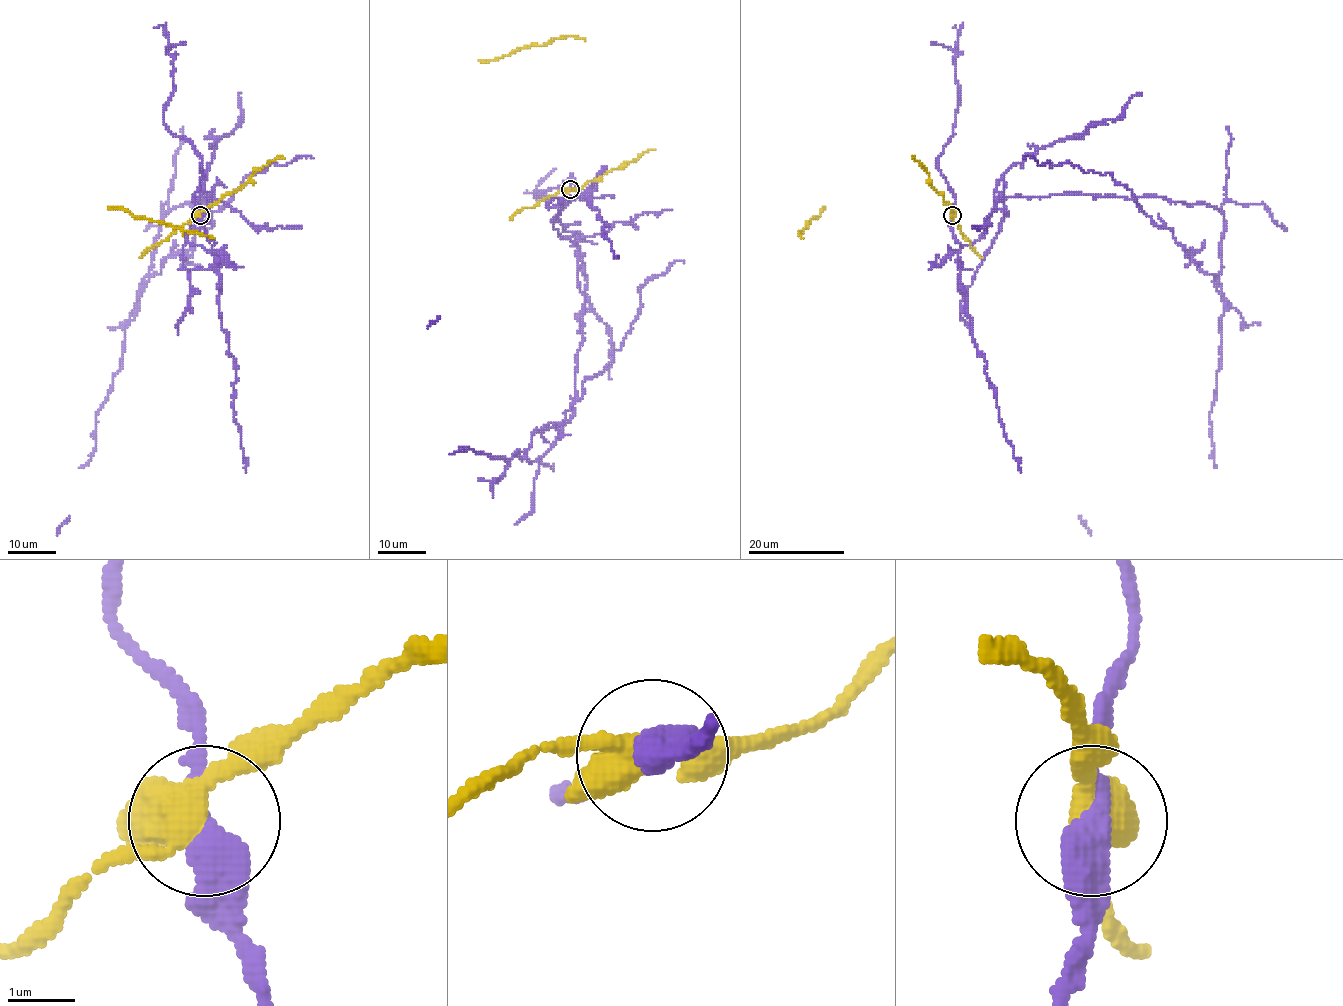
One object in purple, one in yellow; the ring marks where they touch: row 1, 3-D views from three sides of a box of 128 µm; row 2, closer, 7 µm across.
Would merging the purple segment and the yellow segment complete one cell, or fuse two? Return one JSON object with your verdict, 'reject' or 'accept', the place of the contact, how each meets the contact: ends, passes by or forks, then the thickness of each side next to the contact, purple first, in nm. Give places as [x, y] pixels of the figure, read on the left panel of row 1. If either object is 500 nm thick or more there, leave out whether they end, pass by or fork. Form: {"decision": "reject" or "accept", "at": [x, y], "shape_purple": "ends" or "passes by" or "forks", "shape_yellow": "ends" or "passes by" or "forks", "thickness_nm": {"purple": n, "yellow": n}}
{"decision": "reject", "at": [200, 215], "shape_purple": "passes by", "shape_yellow": "forks", "thickness_nm": {"purple": 400, "yellow": 360}}

